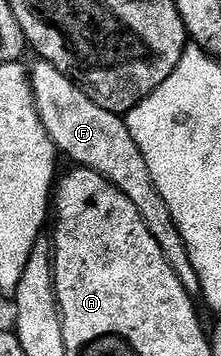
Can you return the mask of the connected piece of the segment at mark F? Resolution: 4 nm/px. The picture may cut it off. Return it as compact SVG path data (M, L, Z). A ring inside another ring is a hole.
M35 59L29 65L29 81L34 92L35 109L38 111L44 129L50 135L51 142L57 151L67 156L77 167L99 172L136 210L140 210L140 218L144 218L144 226L152 230L152 238L156 238L156 246L164 250L164 258L168 258L168 266L180 278L184 290L192 298L202 295L200 280L196 278L196 270L192 267L192 258L188 258L188 250L184 240L176 230L176 222L172 222L172 214L160 198L156 190L156 182L152 182L152 174L148 174L148 162L144 162L144 154L140 154L140 146L132 138L125 119L119 113L104 110L104 106L96 106L88 94L84 94L78 85L70 81L56 66L46 60Z

